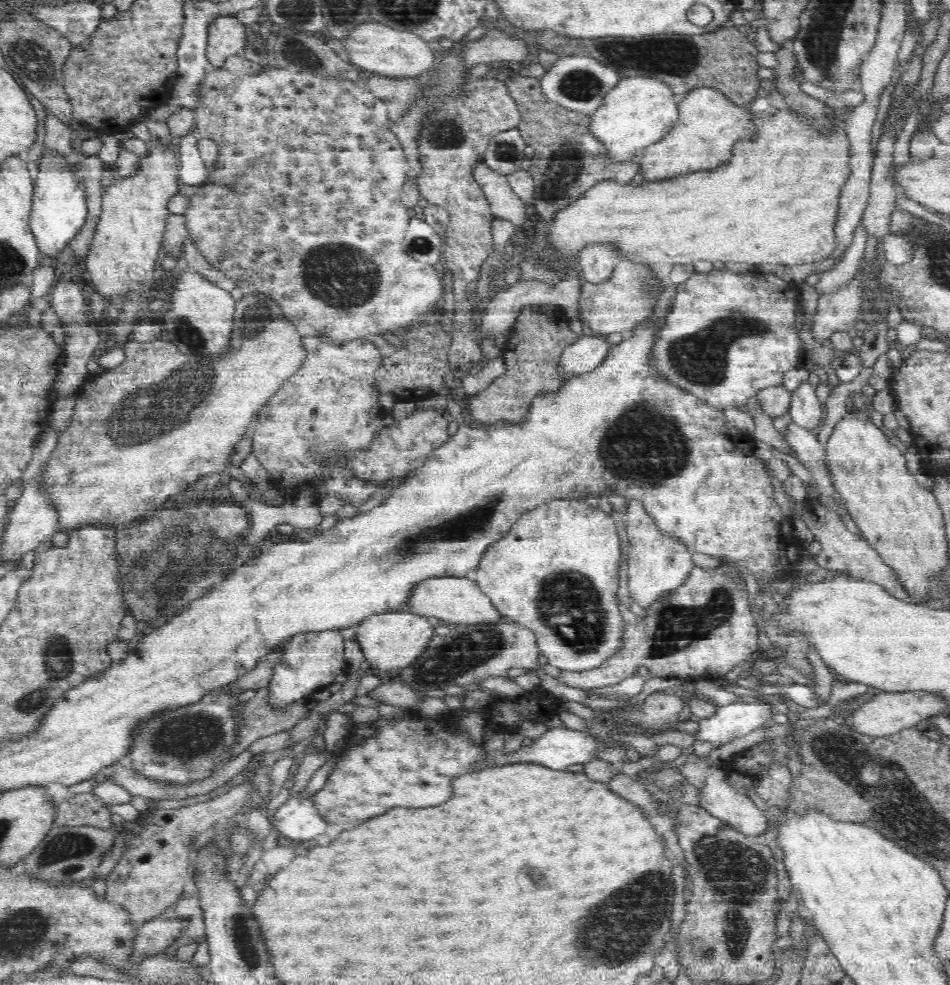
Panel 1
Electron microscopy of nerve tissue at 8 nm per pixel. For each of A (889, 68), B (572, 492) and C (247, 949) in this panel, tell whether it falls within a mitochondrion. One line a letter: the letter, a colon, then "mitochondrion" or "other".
A: other
B: other
C: mitochondrion

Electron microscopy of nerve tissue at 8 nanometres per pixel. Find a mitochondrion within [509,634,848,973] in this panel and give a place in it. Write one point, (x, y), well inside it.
(736, 875)

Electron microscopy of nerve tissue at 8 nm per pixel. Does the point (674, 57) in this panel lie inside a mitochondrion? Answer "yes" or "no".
yes

